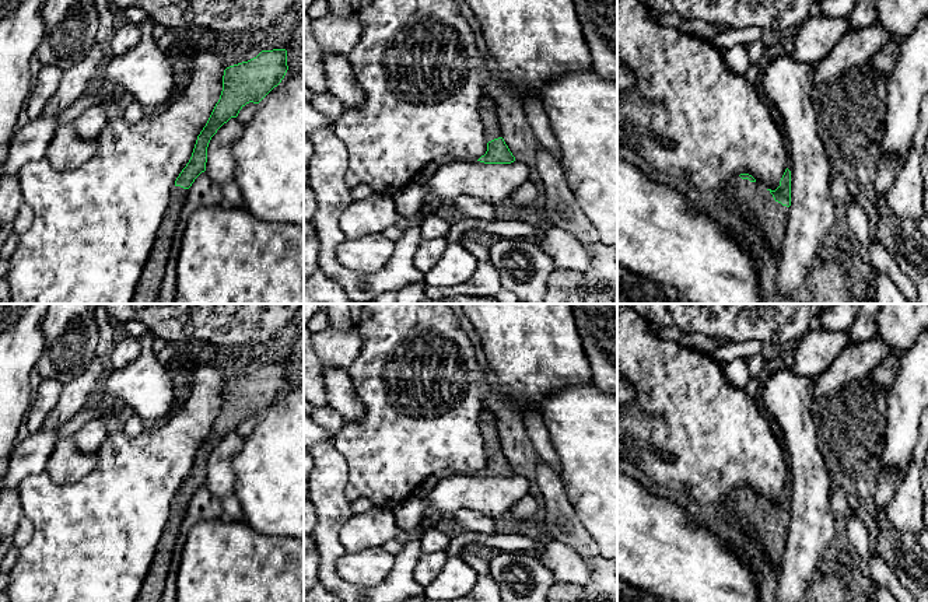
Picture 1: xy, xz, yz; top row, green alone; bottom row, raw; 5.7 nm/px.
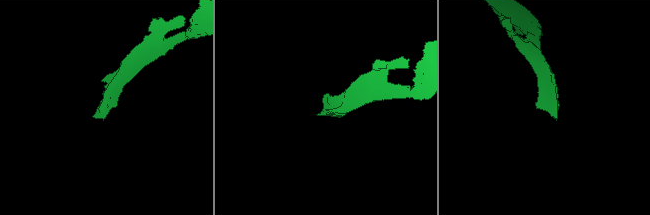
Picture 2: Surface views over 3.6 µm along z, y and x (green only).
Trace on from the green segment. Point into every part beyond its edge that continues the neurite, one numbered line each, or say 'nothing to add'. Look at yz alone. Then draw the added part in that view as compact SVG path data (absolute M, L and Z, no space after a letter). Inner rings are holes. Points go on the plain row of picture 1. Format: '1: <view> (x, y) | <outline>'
1: yz (755, 515) | M740 490L732 491L724 500L722 514L763 546L771 564L781 564L789 521L775 515L770 504L760 497Z

